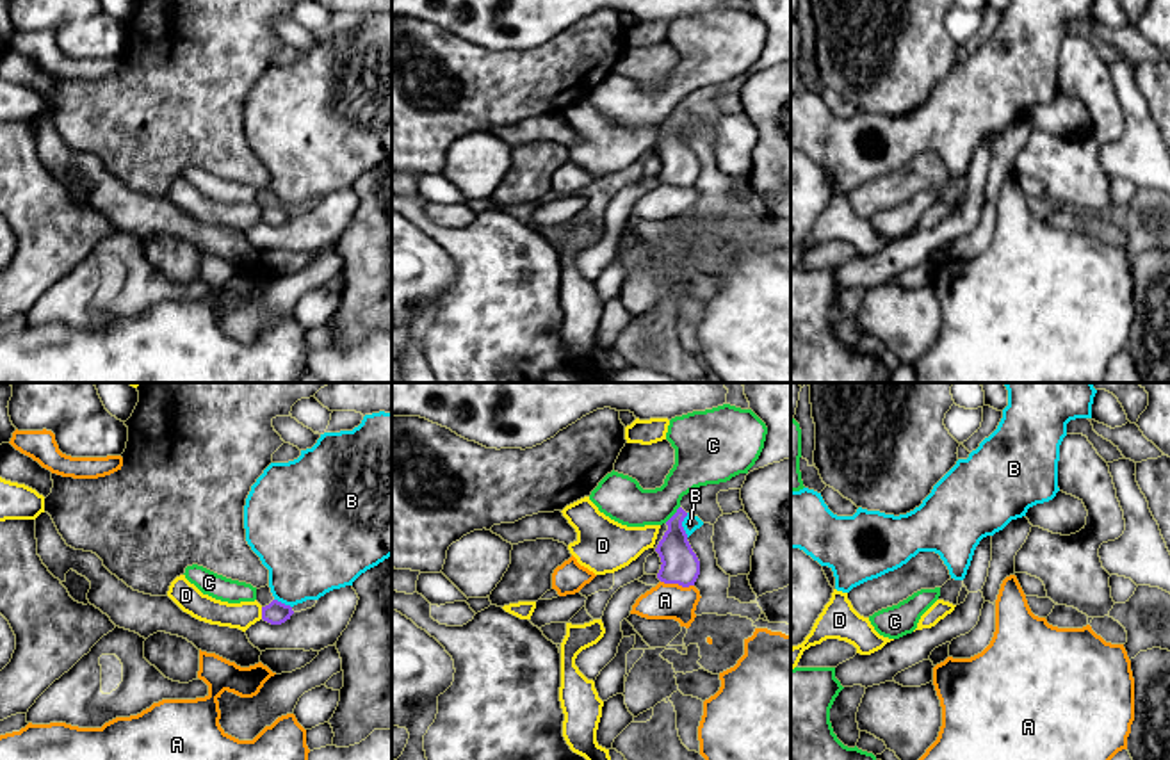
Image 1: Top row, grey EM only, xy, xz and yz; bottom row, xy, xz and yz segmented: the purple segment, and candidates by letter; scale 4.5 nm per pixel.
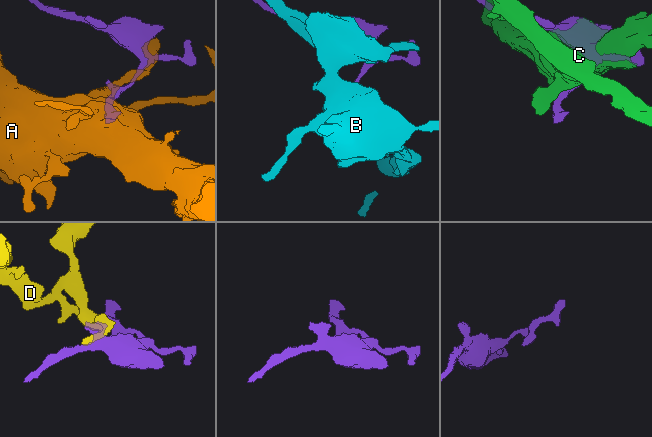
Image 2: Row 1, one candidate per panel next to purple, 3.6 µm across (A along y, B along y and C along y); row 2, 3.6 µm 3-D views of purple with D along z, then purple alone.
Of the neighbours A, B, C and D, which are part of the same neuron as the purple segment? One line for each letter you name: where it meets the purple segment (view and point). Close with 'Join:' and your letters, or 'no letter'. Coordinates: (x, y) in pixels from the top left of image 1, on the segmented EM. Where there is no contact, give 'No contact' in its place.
Join: no letter

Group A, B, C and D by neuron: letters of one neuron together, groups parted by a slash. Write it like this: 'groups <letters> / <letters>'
groups A / B / C / D

